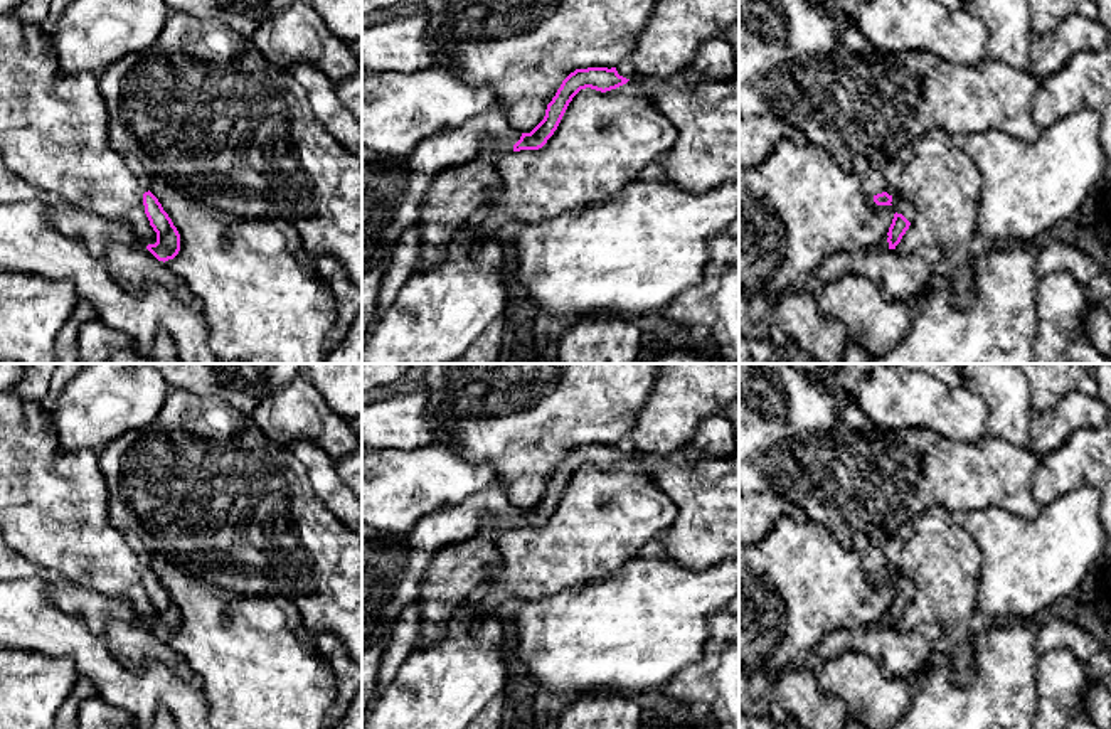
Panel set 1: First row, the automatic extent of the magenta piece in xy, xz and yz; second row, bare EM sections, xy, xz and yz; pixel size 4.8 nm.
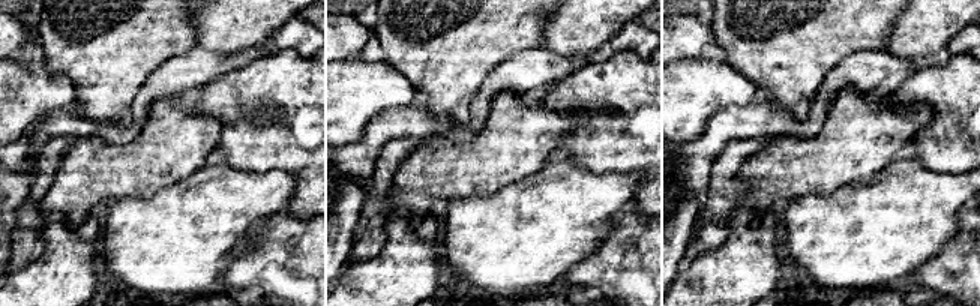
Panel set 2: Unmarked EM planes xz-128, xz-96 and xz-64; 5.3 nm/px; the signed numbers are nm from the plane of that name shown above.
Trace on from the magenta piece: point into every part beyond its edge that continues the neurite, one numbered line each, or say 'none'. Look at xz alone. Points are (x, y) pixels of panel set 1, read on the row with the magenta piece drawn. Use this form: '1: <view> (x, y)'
1: xz (393, 189)

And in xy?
1: xy (98, 233)

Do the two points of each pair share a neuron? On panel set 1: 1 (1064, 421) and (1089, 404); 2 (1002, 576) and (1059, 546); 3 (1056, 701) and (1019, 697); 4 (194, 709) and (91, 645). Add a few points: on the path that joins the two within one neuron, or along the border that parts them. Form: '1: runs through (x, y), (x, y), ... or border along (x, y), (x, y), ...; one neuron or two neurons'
1: runs through (1071, 415), (1083, 411); one neuron
2: runs through (1015, 576), (1031, 564), (1046, 559); one neuron
3: border along (1039, 659), (1036, 711); two neurons
4: runs through (167, 691), (160, 687), (128, 687), (113, 672); one neuron

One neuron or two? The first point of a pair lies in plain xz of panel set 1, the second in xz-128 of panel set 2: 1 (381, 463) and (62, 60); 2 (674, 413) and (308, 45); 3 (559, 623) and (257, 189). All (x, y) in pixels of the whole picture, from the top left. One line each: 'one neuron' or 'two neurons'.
1: two neurons
2: two neurons
3: one neuron

